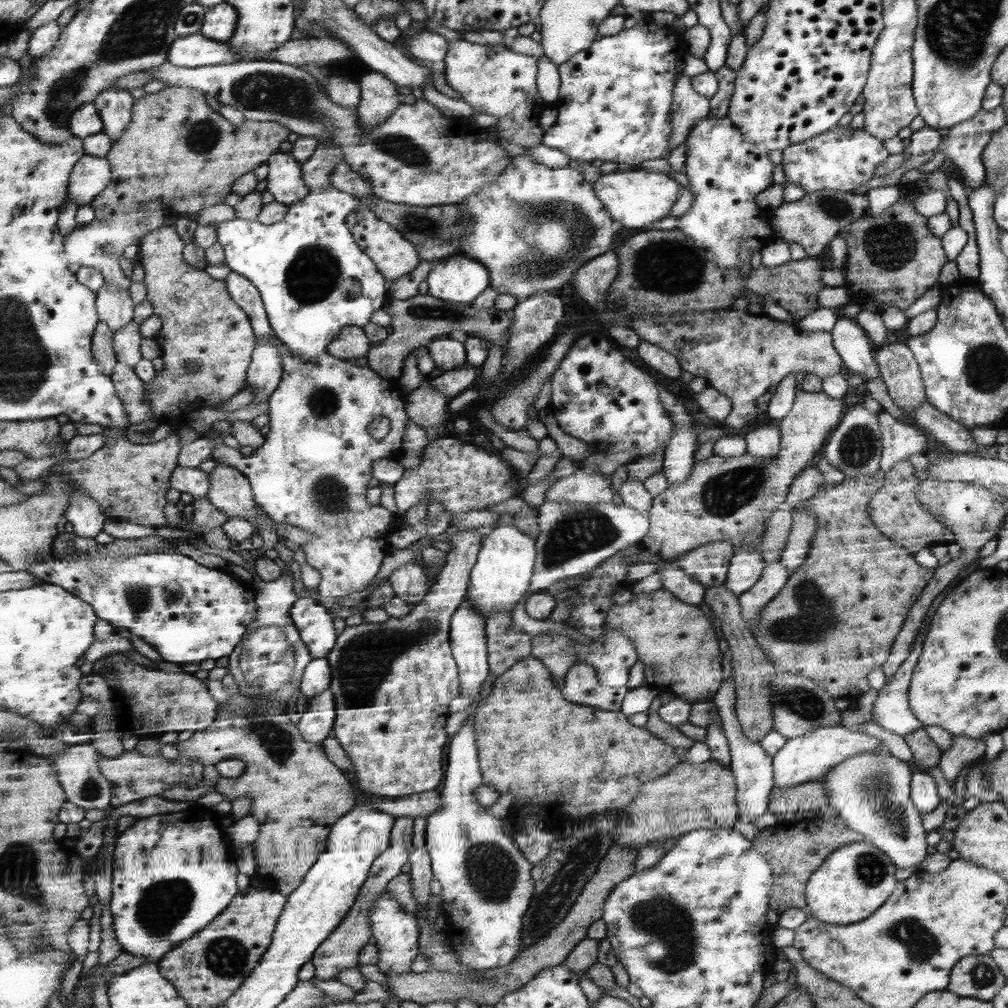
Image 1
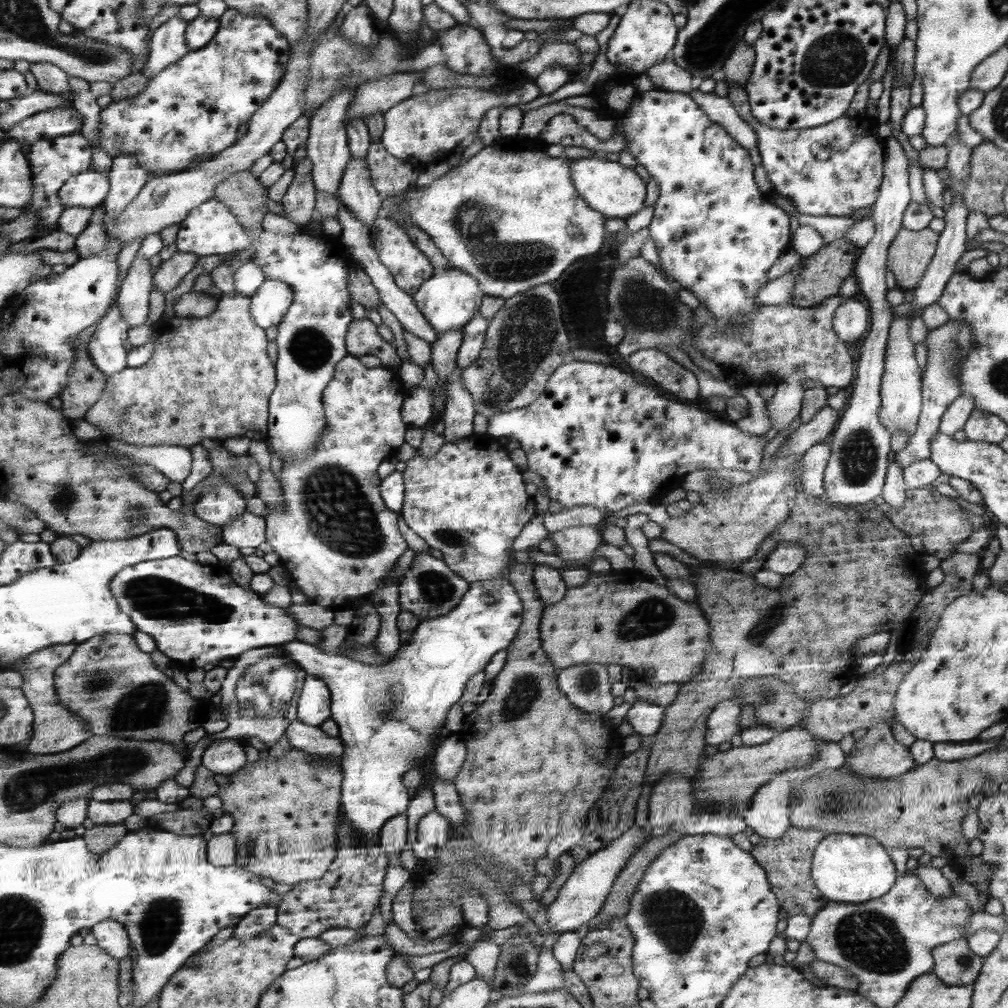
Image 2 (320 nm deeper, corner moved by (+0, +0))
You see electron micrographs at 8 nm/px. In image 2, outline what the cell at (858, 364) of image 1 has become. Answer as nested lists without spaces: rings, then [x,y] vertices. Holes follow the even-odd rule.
[[[859,297],[845,299],[835,309],[833,328],[837,335],[846,344],[859,338],[869,324],[868,307]]]

